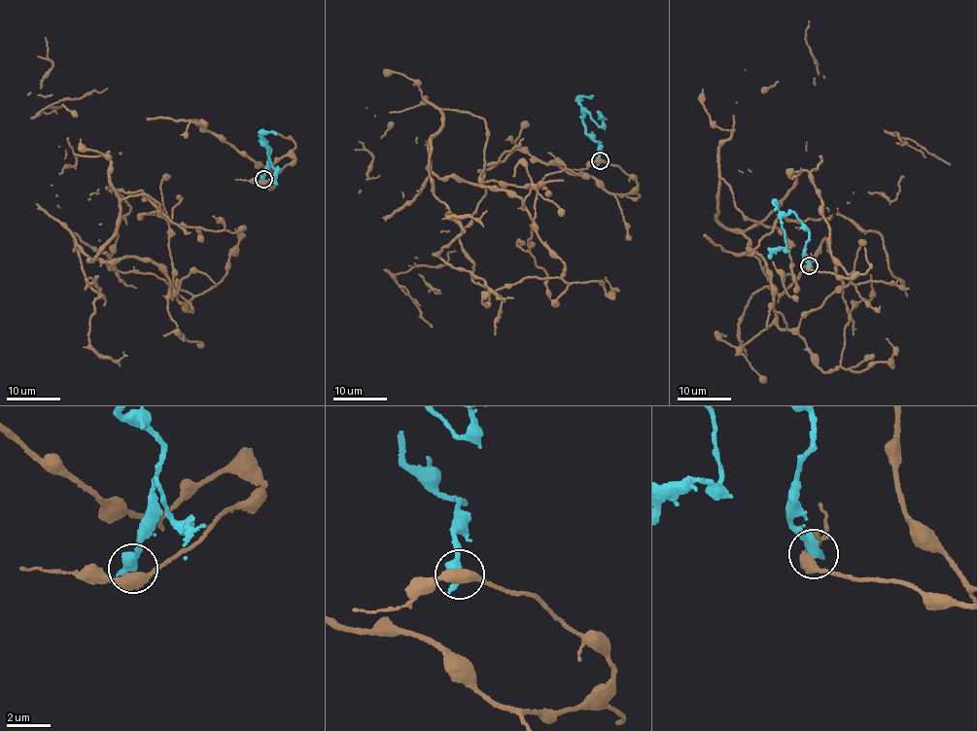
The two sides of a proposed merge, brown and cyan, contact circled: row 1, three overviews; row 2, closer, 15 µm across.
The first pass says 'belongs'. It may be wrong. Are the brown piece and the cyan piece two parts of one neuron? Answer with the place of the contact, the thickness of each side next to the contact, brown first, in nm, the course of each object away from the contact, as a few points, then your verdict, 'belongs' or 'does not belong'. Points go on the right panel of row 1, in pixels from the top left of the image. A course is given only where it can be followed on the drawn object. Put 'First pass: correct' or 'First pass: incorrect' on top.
First pass: incorrect
place (809, 265); calibres 480 and 550 nm; course brown (809, 266), (782, 284), (783, 232), (719, 178), (820, 369), (852, 309), (824, 239), (742, 340); course cyan (809, 265), (803, 253), (808, 228), (791, 212), (781, 221), (785, 248), (778, 248), (768, 258); does not belong

